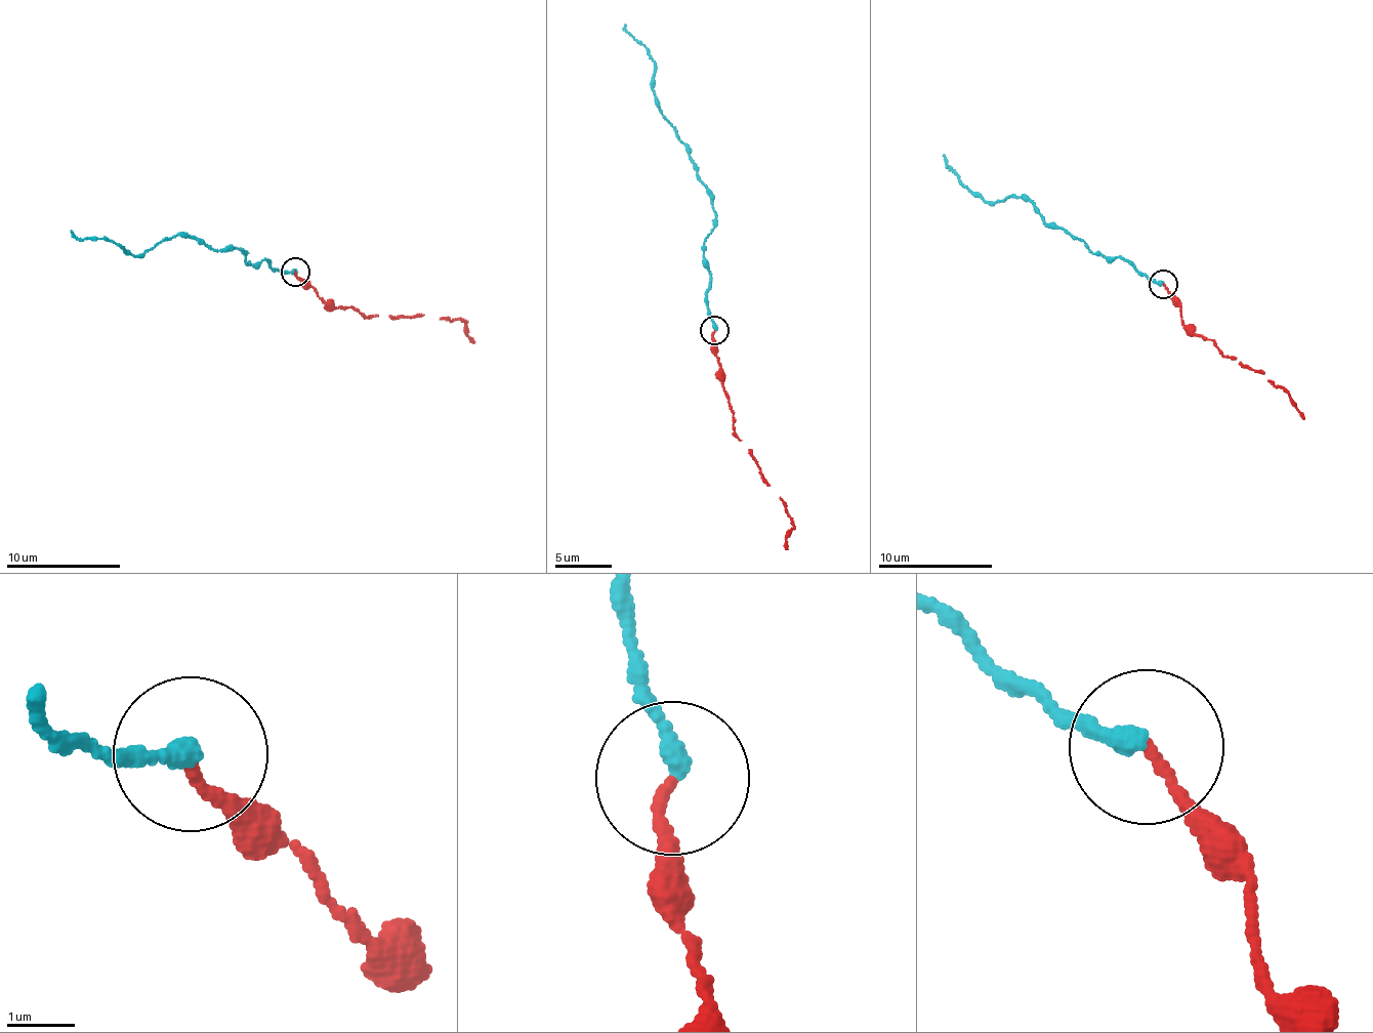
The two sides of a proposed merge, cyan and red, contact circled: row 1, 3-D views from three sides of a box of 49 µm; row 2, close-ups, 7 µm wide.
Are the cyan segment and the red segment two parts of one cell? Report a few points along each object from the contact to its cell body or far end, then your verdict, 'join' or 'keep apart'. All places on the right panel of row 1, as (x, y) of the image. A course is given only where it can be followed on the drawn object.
cyan runs (1163, 285), (1120, 256), (1093, 252), (1044, 224), (1032, 203), (1018, 196), (995, 202), (973, 196), (944, 154); red runs (1163, 285), (1175, 300), (1188, 327), (1214, 340), (1224, 355), (1285, 387), (1304, 418); join

